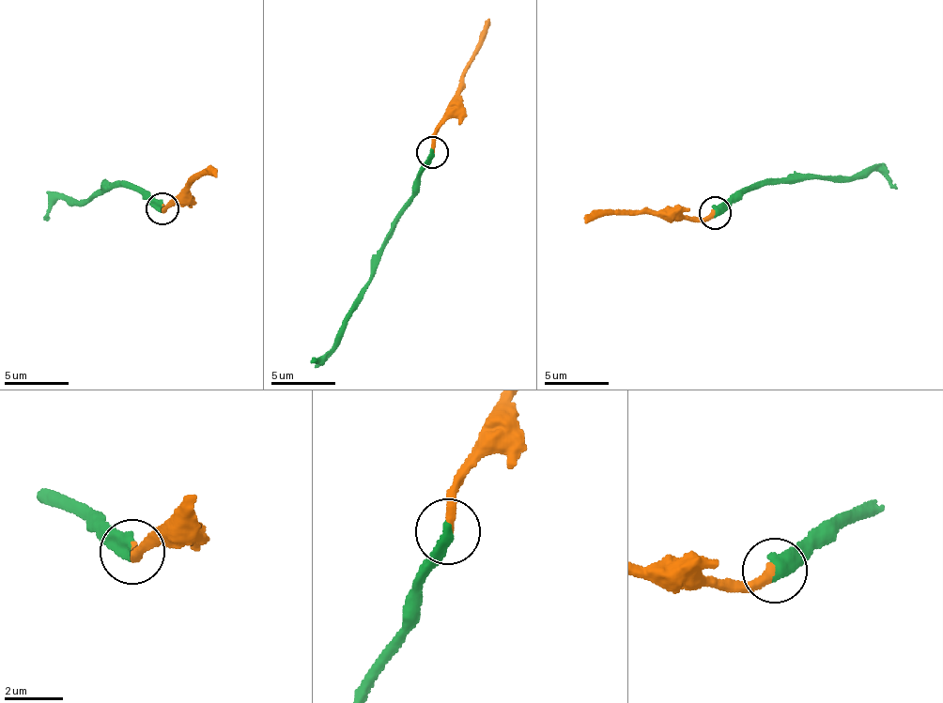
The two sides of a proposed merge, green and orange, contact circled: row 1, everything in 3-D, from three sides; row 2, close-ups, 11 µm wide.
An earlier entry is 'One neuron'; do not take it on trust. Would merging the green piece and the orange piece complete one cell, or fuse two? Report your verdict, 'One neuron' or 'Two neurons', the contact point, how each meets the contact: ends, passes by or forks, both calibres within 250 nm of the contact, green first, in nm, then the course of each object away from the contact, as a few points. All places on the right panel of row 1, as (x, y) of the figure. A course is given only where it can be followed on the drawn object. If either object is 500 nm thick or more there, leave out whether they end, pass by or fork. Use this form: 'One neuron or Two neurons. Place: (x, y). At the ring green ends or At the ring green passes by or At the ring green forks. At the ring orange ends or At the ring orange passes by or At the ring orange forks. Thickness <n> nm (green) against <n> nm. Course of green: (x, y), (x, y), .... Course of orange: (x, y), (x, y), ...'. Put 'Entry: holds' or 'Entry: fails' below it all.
One neuron. Place: (715, 212). At the ring green ends. At the ring orange ends. Thickness 480 nm (green) against 300 nm. Course of green: (716, 214), (716, 206), (735, 193), (769, 184), (851, 176), (881, 171), (898, 190). Course of orange: (716, 214), (696, 219), (634, 213), (604, 215), (584, 222)
Entry: holds

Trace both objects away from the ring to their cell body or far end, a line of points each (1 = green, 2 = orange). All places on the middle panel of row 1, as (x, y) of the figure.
1: (431, 153), (419, 187), (389, 233), (351, 318), (323, 358), (313, 362)
2: (431, 153), (459, 76), (490, 17)

